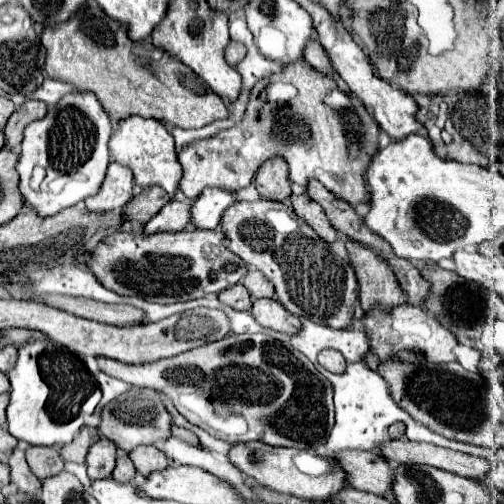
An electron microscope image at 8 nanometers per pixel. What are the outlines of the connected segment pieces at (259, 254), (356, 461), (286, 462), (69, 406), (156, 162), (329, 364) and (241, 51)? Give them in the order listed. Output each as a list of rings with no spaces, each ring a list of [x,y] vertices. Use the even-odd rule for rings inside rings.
[[[269,199],[237,201],[225,209],[219,225],[225,233],[225,247],[247,265],[259,269],[275,285],[275,297],[289,313],[333,329],[351,325],[353,303],[359,295],[353,267],[299,219],[291,207]]]
[[[345,451],[337,453],[337,461],[341,461],[345,469],[349,469],[349,481],[353,481],[351,487],[381,495],[385,499],[393,499],[395,467],[383,455]]]
[[[253,441],[253,443],[237,443],[231,453],[229,459],[233,465],[237,465],[241,469],[241,473],[245,473],[247,477],[257,479],[263,487],[277,491],[277,493],[287,493],[287,495],[295,495],[299,499],[307,499],[307,501],[317,501],[317,503],[329,503],[333,495],[337,495],[341,489],[349,487],[345,471],[339,469],[339,473],[335,475],[327,475],[327,477],[311,477],[301,473],[295,463],[293,463],[293,453],[297,453],[297,449],[285,449],[285,447],[273,447],[261,441]]]
[[[31,341],[23,345],[17,365],[7,377],[11,381],[11,401],[7,407],[9,433],[29,445],[67,445],[85,425],[85,417],[91,415],[101,401],[101,389],[83,359],[53,341]],[[53,383],[63,383],[63,387]]]
[[[127,117],[119,121],[117,129],[111,135],[109,151],[113,161],[133,171],[135,185],[139,185],[141,189],[157,185],[157,187],[163,187],[171,195],[171,199],[175,197],[175,191],[179,189],[179,181],[181,181],[181,165],[177,161],[173,135],[165,129],[161,121],[143,119],[143,117]]]
[[[325,349],[319,353],[319,363],[331,371],[331,373],[343,373],[345,371],[345,357],[337,349]]]
[[[231,41],[231,43],[227,45],[227,49],[225,49],[225,59],[227,59],[227,63],[229,63],[231,67],[235,67],[237,63],[243,61],[245,53],[247,53],[247,47],[245,47],[243,43],[239,43],[239,41]]]

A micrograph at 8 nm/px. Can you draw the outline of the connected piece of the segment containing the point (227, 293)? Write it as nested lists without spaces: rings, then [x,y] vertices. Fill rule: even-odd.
[[[239,283],[233,285],[233,287],[229,287],[229,289],[225,289],[219,295],[219,301],[223,305],[229,305],[229,307],[237,309],[237,311],[249,311],[251,309],[251,303],[253,303],[253,299],[247,293],[247,289],[243,285],[239,285]]]

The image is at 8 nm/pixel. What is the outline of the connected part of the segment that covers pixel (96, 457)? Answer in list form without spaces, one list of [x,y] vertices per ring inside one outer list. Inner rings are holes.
[[[99,439],[93,443],[93,449],[89,449],[87,455],[87,475],[91,481],[111,477],[115,469],[115,445],[109,439]],[[103,465],[103,469],[99,469]]]

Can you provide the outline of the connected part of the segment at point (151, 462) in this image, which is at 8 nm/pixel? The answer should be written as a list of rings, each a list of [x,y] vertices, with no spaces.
[[[151,445],[149,447],[139,447],[135,453],[129,453],[129,457],[131,457],[135,469],[143,477],[147,477],[147,475],[151,475],[155,471],[163,471],[163,469],[167,469],[171,465],[167,455],[163,451],[159,451],[157,447],[151,447]]]

